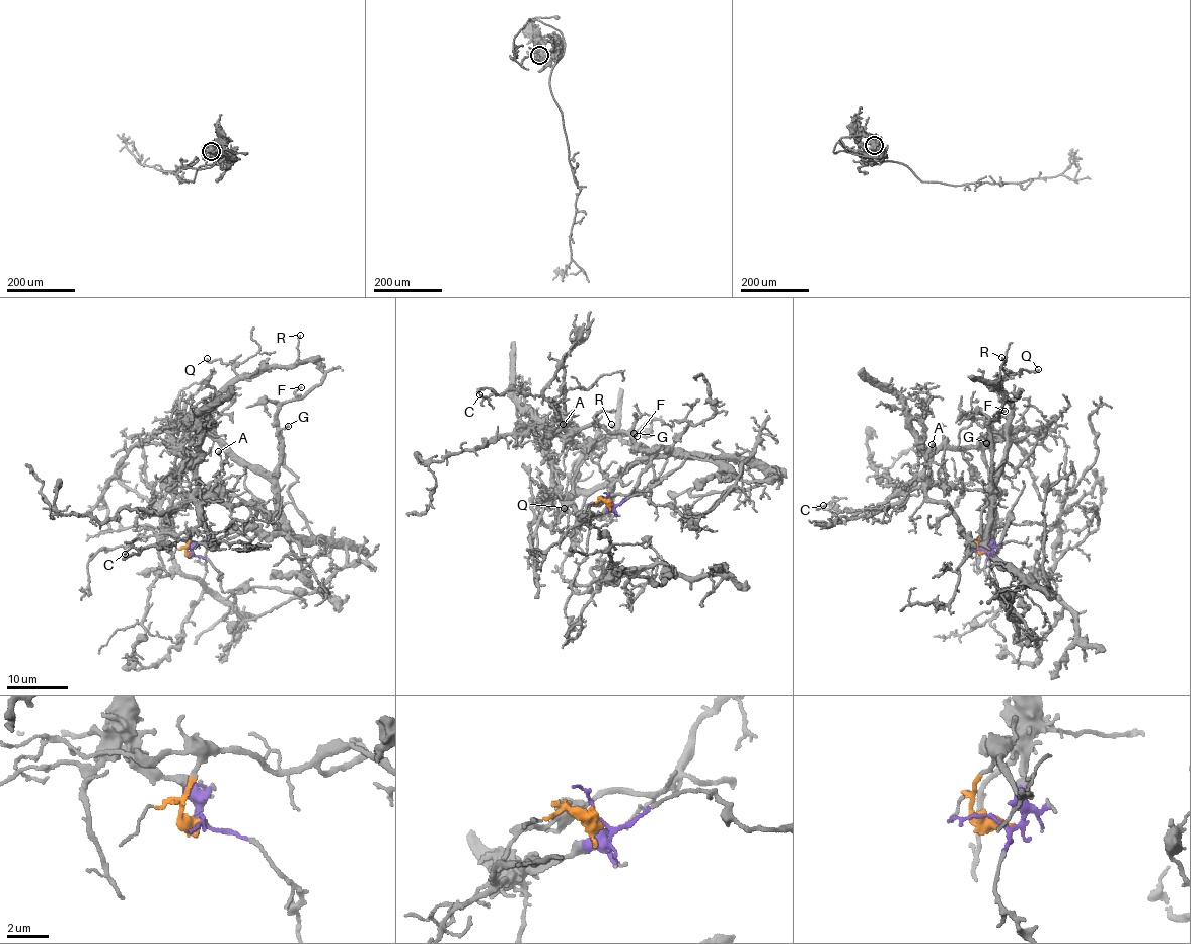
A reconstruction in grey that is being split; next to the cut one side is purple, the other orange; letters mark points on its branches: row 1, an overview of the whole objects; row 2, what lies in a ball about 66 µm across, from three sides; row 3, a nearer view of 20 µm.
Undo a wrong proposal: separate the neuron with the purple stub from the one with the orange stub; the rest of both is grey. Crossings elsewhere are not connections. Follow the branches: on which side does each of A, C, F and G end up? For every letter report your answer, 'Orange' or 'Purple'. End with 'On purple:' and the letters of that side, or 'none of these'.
A: Orange
C: Purple
F: Orange
G: Orange
On purple: C

